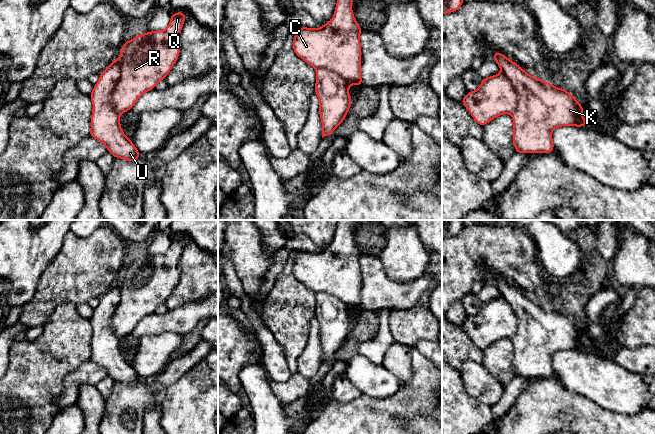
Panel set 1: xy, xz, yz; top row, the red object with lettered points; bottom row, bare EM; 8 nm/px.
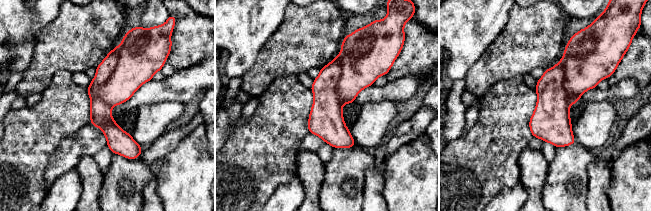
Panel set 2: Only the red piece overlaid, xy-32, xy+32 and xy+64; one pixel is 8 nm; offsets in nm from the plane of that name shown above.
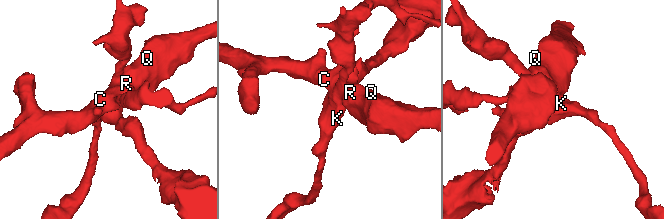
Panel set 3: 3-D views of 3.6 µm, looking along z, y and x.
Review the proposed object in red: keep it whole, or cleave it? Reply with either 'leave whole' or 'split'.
split

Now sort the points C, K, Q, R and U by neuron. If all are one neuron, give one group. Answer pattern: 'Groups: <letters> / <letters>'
Groups: C Q R / K U

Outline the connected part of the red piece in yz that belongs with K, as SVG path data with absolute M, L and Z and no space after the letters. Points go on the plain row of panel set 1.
M500 276L493 277L502 297L511 305L518 318L518 330L511 338L513 343L513 368L515 377L550 377L554 375L551 357L561 350L587 350L583 341L583 329L569 318L565 312L558 312L552 308L529 299L514 285Z

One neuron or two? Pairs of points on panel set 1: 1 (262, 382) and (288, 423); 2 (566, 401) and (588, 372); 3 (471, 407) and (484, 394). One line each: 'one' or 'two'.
1: one
2: two
3: two

